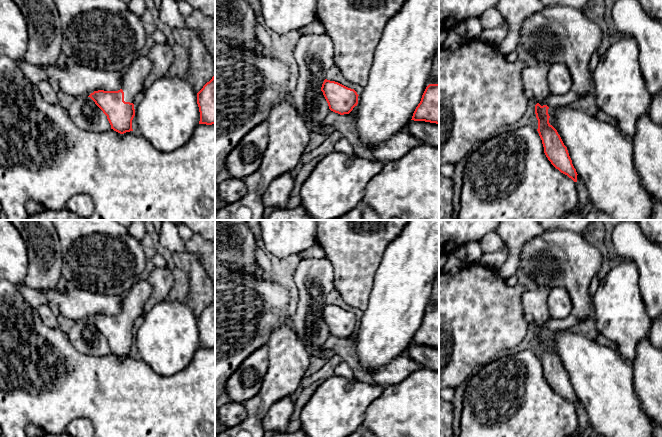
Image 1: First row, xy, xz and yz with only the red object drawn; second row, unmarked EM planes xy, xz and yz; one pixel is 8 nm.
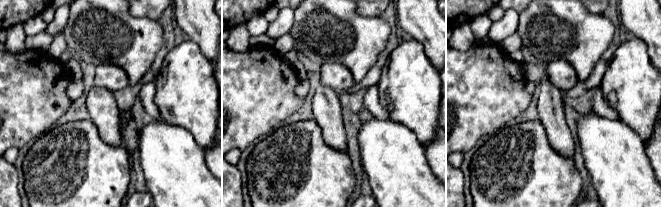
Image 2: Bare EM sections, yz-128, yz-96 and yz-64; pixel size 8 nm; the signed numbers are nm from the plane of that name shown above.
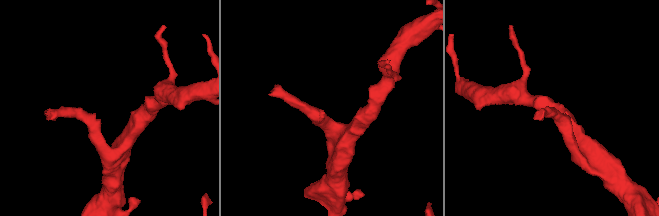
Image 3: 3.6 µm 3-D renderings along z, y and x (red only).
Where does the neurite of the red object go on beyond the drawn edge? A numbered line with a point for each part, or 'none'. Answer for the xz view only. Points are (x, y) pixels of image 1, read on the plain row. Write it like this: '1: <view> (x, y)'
none

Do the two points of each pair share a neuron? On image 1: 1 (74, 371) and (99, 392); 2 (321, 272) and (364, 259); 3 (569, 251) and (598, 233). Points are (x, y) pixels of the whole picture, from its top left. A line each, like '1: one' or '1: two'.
1: one
2: two
3: two

